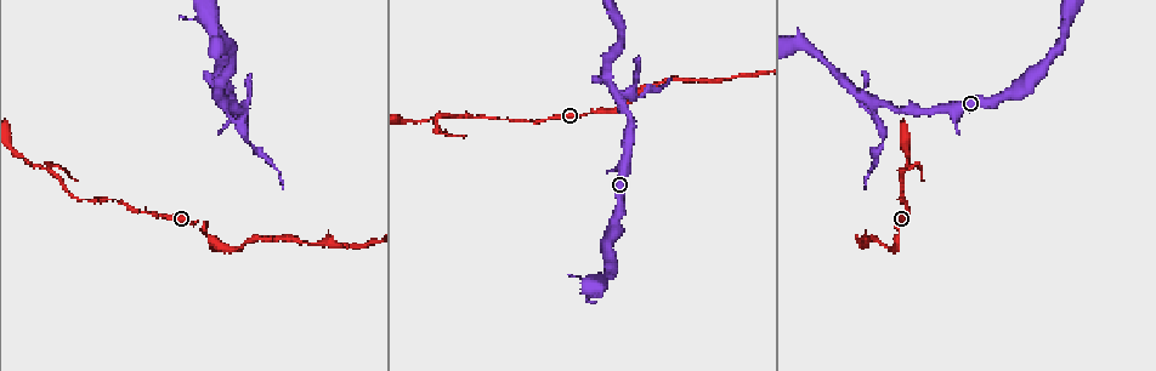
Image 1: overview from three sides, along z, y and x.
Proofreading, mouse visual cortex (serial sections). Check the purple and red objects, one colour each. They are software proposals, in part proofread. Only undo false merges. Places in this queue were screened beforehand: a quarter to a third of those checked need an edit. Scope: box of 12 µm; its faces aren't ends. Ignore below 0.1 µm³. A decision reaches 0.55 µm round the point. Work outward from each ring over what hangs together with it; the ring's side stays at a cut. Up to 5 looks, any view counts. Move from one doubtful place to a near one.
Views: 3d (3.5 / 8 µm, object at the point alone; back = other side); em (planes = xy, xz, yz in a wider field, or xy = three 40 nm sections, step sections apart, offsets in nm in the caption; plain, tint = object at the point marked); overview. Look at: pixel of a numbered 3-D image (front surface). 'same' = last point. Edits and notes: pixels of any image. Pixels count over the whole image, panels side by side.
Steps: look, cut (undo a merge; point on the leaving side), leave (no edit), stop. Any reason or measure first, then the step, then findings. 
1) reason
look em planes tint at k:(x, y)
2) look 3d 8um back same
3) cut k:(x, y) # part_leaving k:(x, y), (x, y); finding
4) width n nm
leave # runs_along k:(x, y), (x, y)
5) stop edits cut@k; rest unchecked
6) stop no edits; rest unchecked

thin neck
look 3d 3.5um at 1:(452, 114)

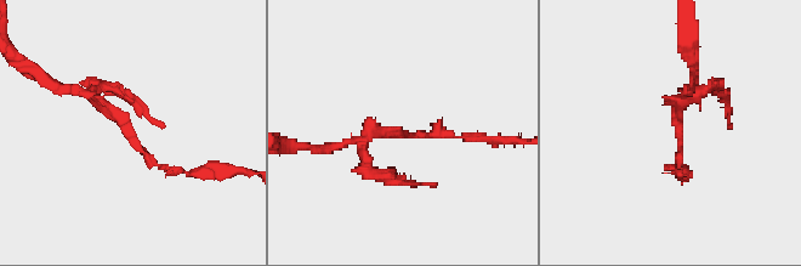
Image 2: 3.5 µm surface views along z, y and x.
arm_widths 100, 150 nm
look em xy step 3 tint at 2:(137, 143)

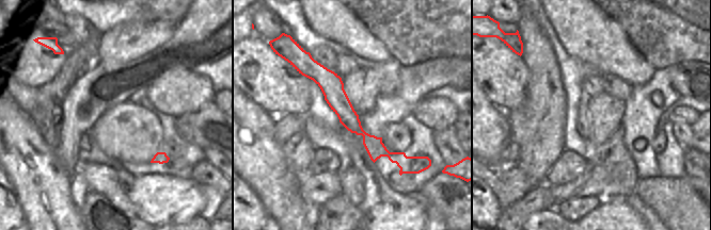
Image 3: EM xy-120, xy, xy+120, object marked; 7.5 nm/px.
leave # runs_along 2:(206, 171), (158, 168), (102, 103), (73, 89); one cell here

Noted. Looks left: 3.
thick turns thin
look 3d 8um at 1:(407, 119)

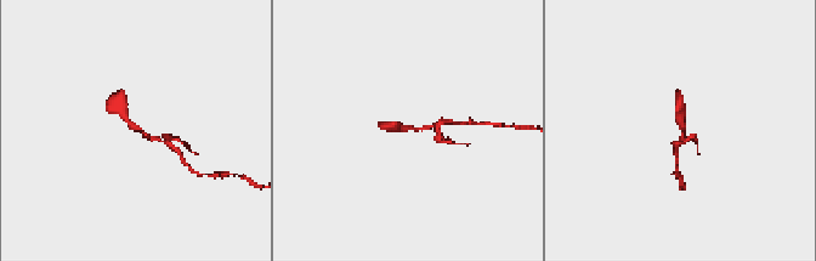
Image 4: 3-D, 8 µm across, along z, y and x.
look 3d 3.5um at 4:(683, 125)

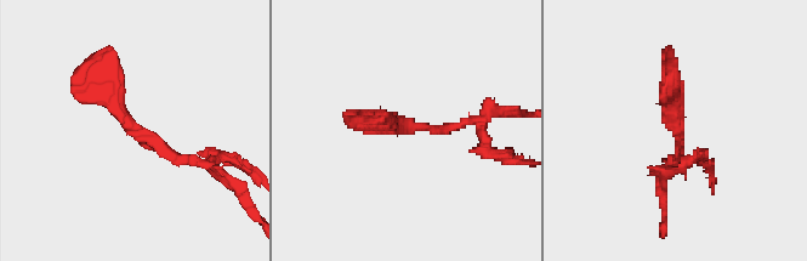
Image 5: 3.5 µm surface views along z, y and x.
now the EM
look em xy step 2 tint at 5:(415, 124)

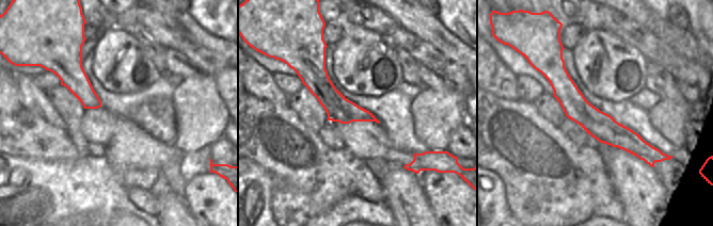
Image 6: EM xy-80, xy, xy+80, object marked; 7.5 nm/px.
cut 5:(129, 124) # part_leaving 5:(172, 152), (120, 114), (109, 58); two cells meet here

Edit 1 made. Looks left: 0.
stop edits cut@5; rest unchecked

